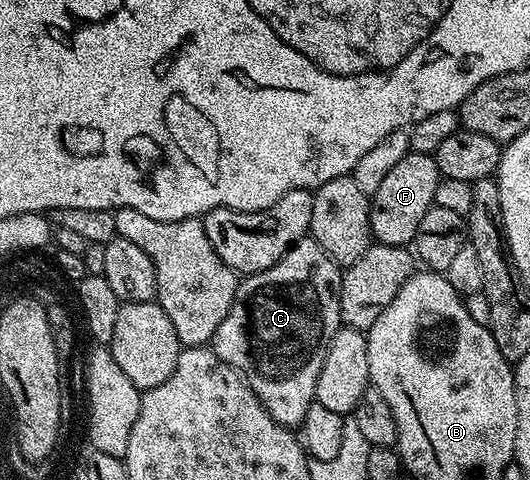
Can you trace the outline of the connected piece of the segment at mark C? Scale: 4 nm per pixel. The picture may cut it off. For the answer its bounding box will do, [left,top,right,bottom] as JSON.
[212,237,343,427]

